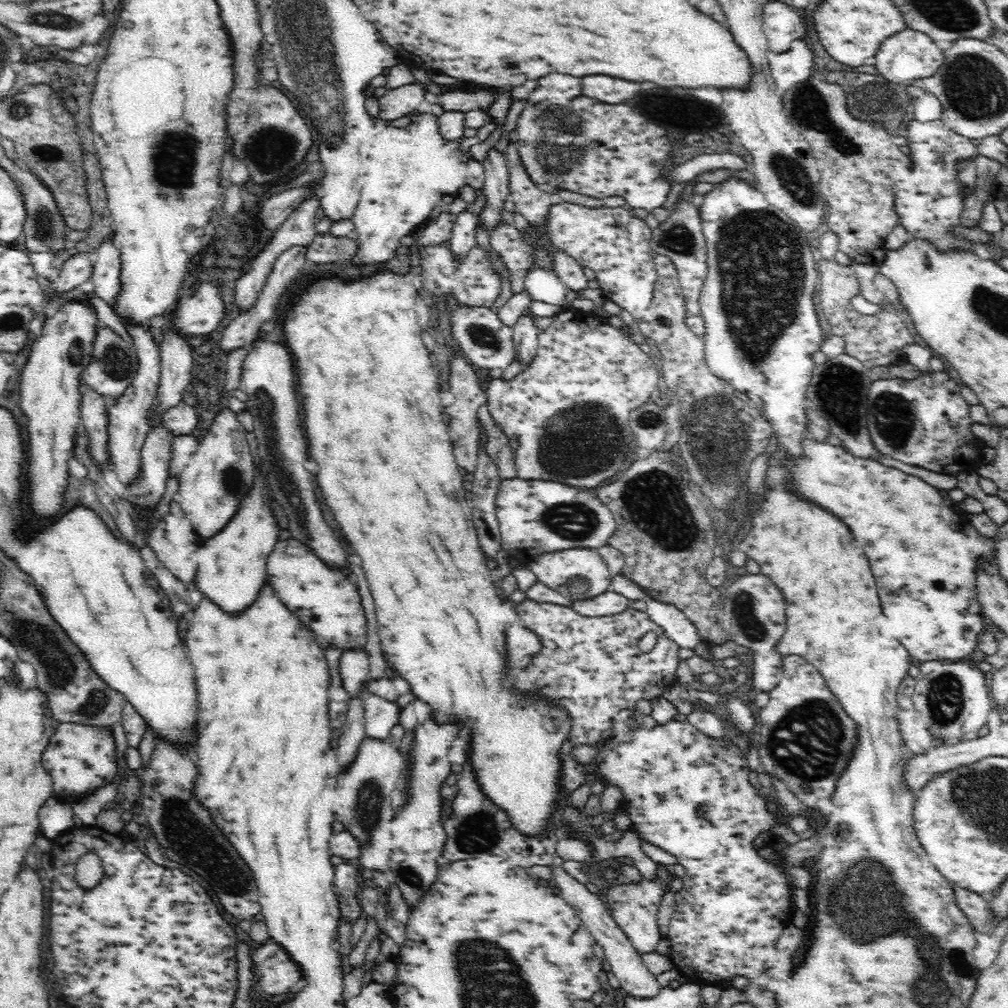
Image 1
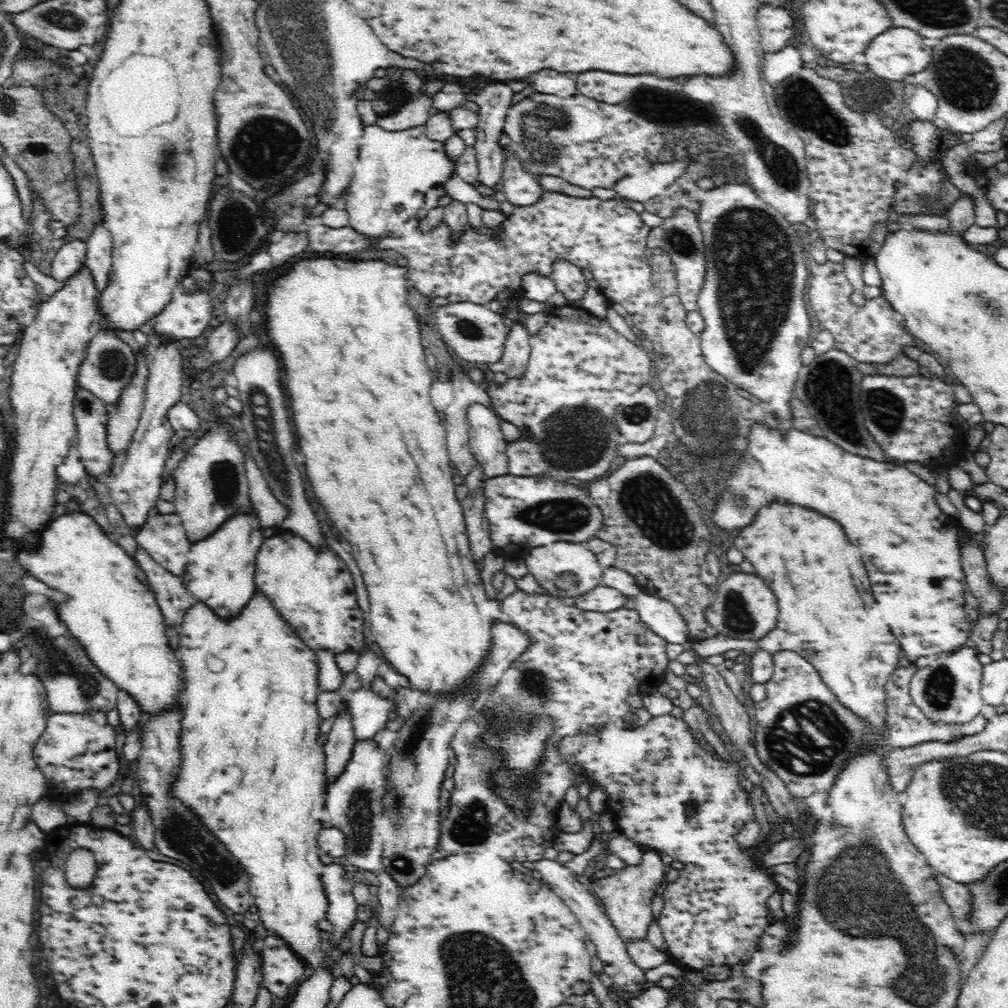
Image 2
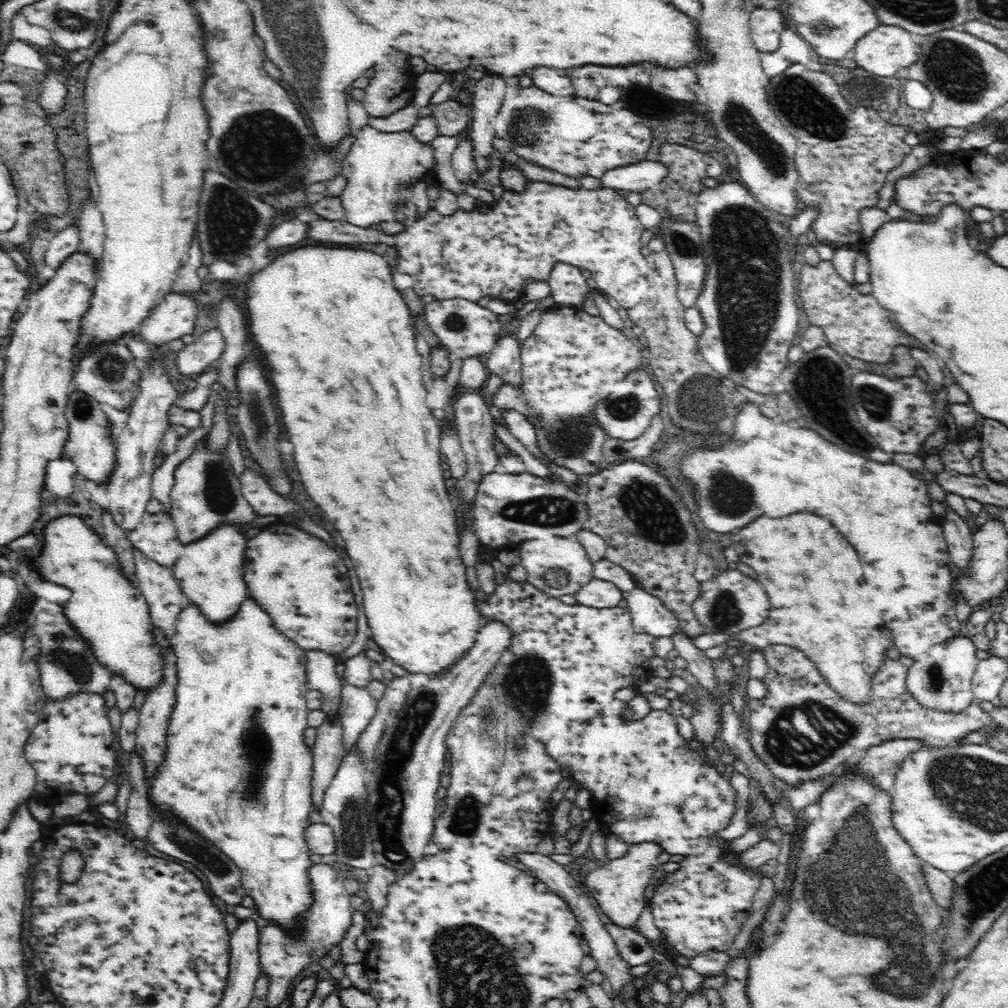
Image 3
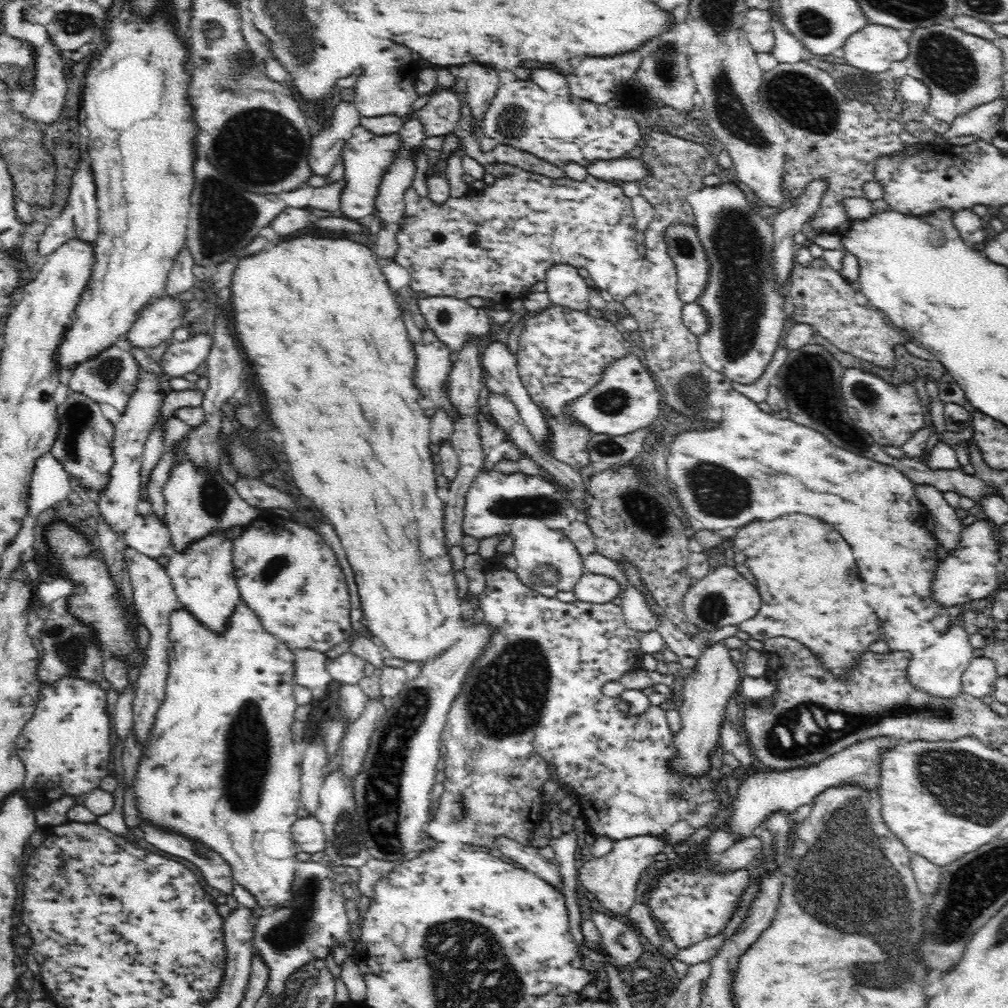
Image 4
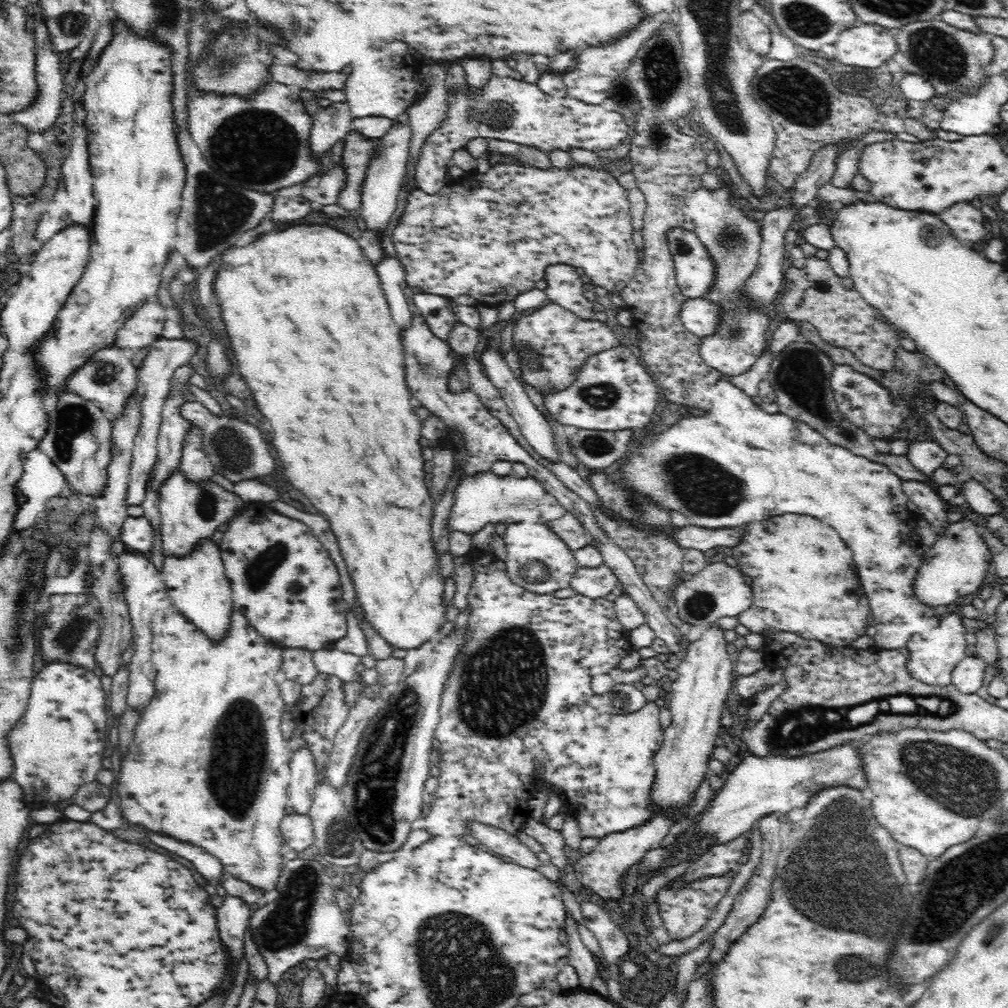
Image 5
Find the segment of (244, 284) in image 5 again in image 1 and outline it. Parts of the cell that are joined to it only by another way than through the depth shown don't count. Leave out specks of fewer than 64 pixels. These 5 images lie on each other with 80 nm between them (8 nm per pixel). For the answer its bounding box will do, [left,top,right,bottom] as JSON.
[284,270,573,838]

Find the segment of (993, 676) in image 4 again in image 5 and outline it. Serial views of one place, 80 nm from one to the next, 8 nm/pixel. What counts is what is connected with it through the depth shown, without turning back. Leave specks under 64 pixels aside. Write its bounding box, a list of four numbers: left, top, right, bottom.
[952,655,992,694]

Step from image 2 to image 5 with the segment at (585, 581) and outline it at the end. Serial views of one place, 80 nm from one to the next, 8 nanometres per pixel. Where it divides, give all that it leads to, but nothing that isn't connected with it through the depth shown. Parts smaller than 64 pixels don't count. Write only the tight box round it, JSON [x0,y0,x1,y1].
[504,523,579,594]

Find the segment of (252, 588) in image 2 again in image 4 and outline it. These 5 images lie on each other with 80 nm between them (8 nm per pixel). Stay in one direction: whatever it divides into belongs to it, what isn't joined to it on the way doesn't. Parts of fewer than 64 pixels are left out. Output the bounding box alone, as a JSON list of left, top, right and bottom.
[165,531,242,632]

